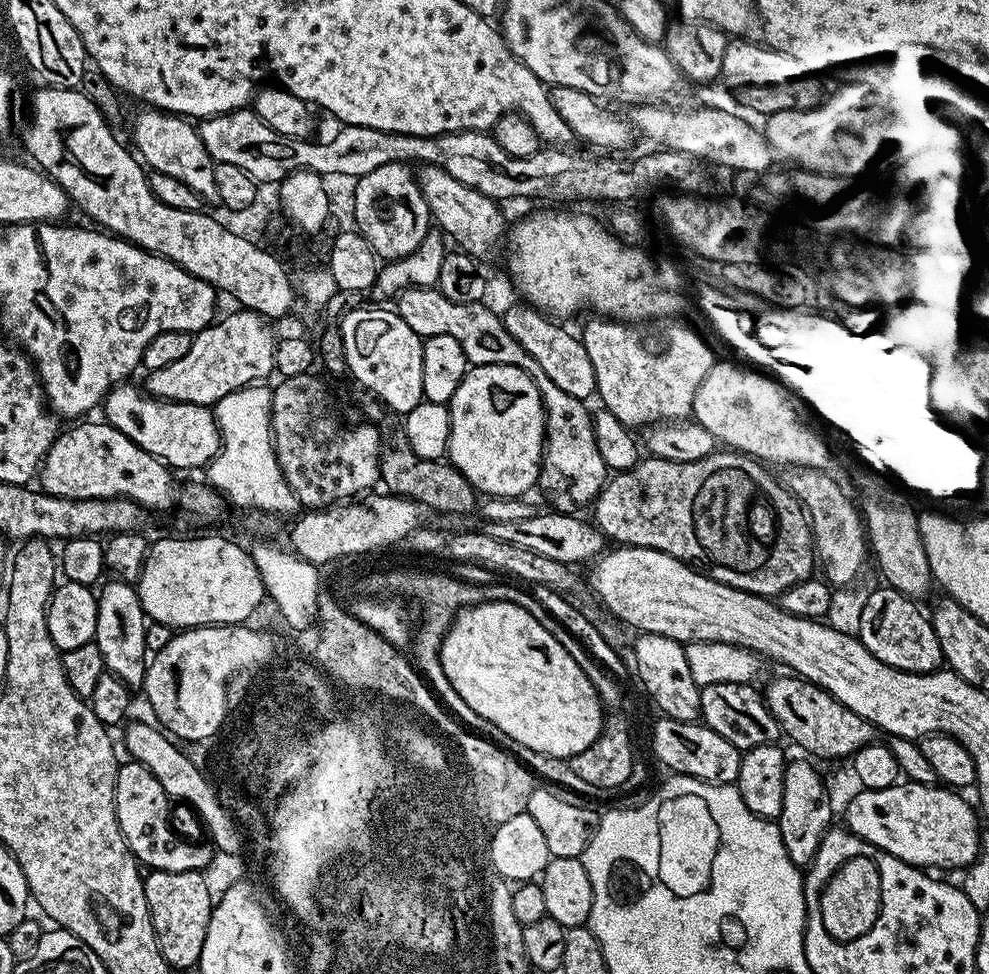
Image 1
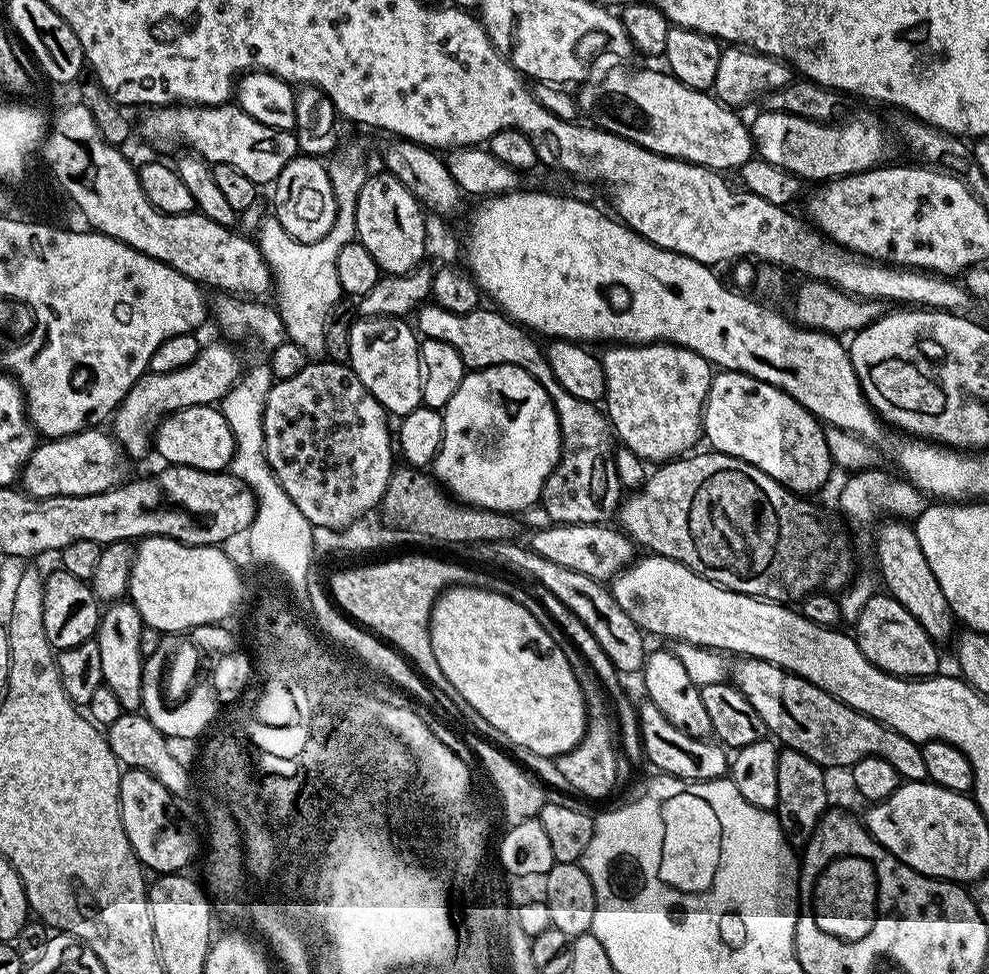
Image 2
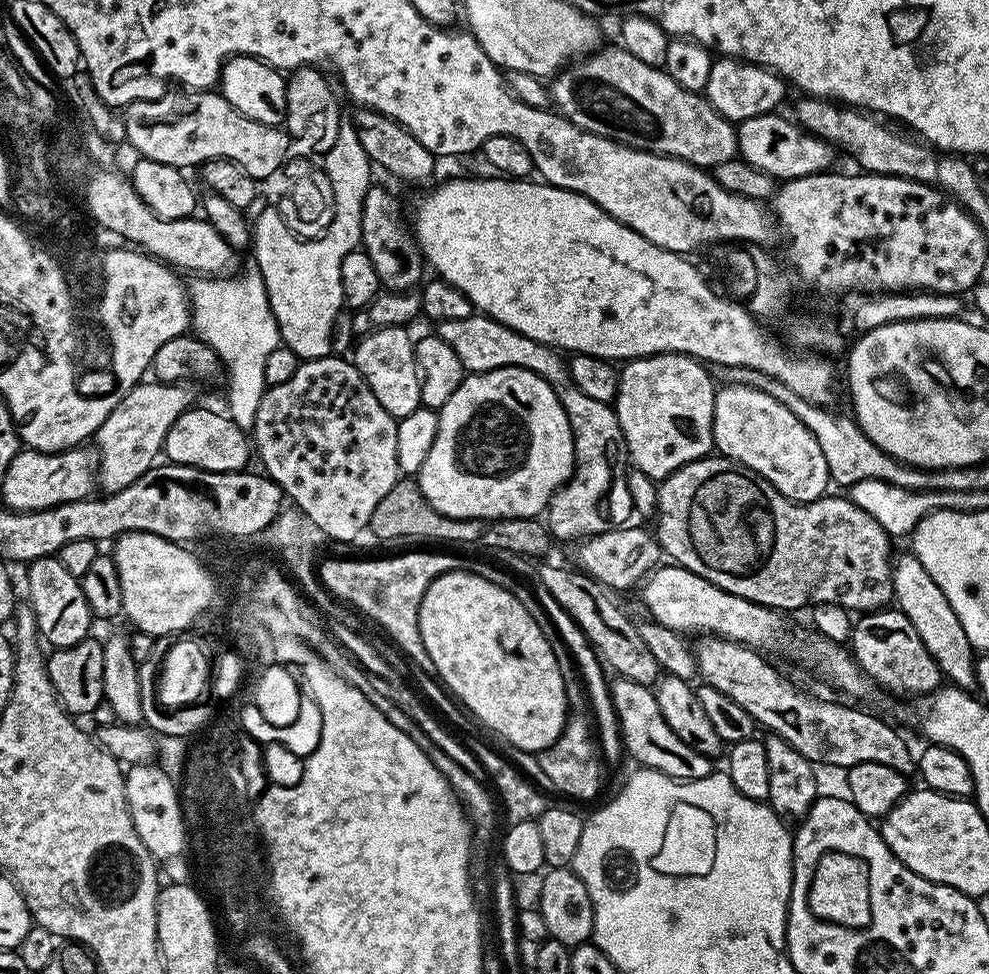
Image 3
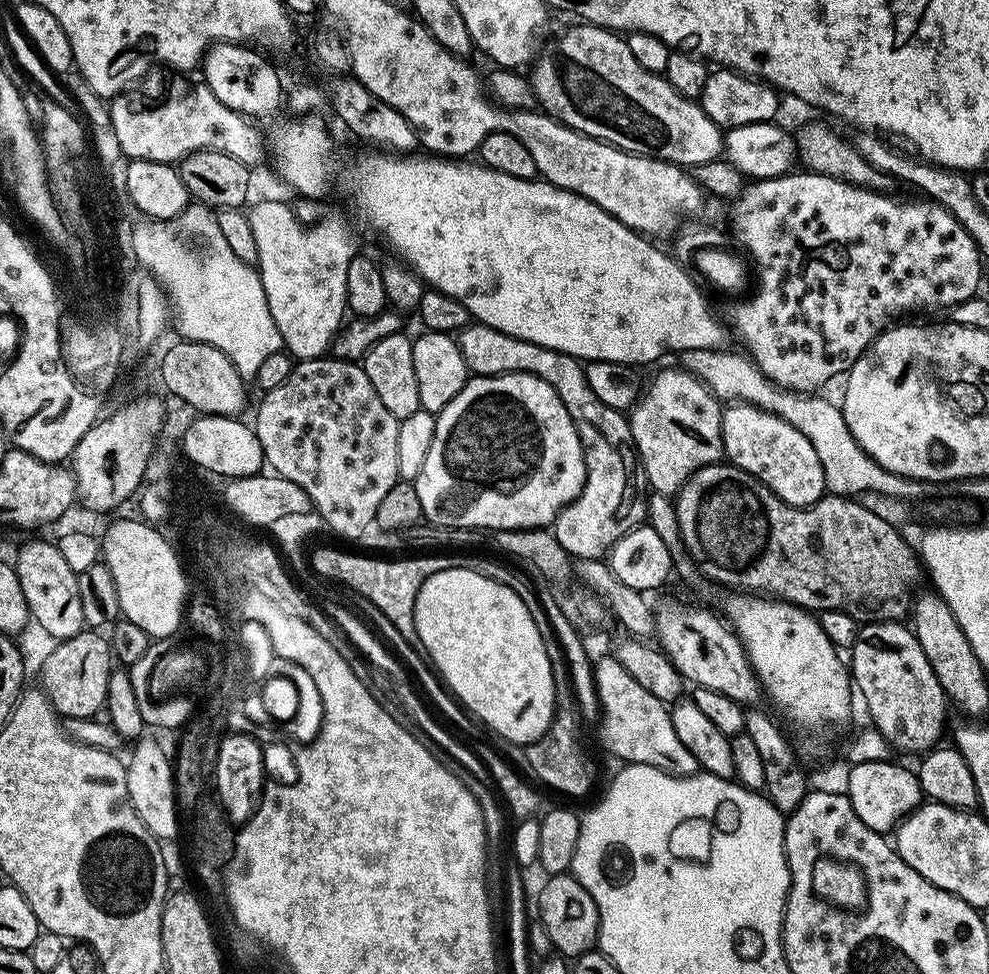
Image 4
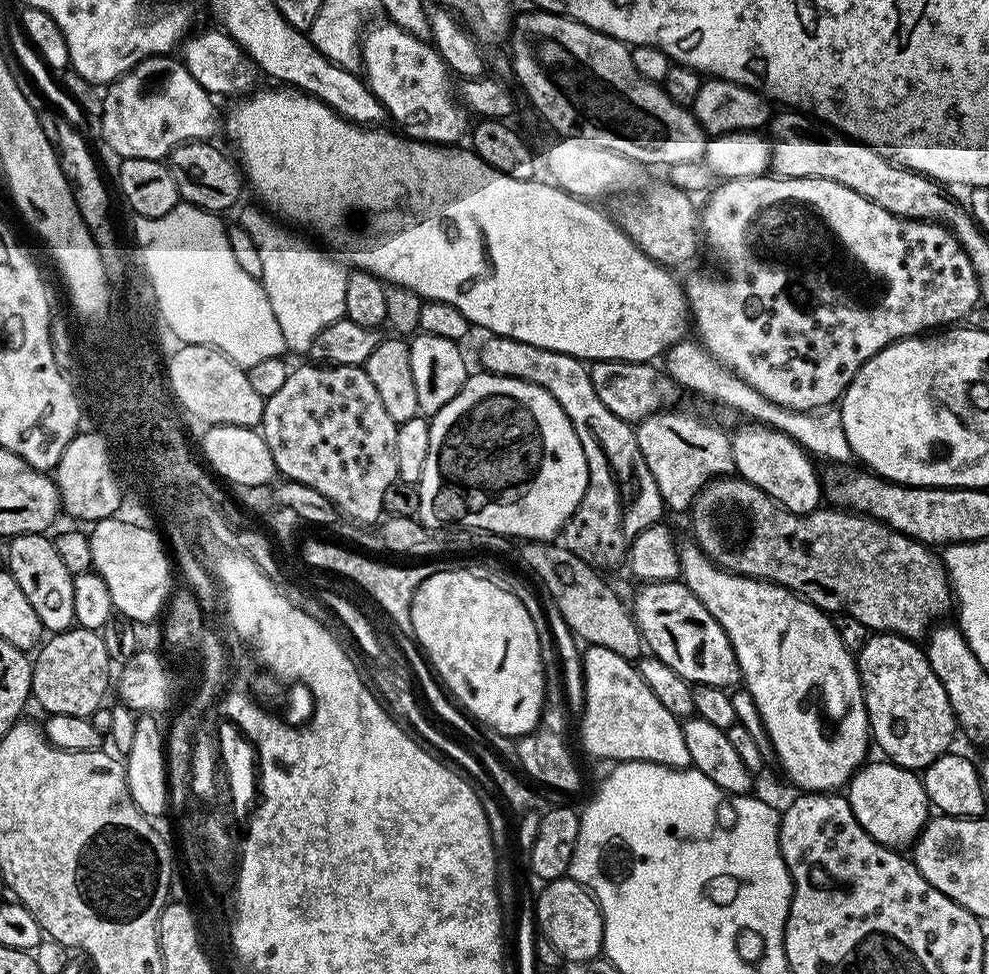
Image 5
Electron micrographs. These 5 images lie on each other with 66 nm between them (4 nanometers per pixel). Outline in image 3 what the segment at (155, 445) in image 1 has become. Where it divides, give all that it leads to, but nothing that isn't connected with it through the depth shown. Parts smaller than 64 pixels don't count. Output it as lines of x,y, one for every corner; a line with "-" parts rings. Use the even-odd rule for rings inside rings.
193,406
188,411
182,413
170,426
170,430
164,439
163,455
174,464
189,464
195,468
201,468
204,472
239,472
245,467
248,460
248,448
250,452
250,440
239,428
237,421
223,411
211,412
208,408

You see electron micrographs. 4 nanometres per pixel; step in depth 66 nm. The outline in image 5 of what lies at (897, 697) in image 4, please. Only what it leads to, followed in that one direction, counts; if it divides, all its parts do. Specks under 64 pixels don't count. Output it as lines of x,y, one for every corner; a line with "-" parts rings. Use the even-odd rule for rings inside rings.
878,632
869,635
868,641
856,656
856,669
864,687
864,701
868,711
868,726
871,739
881,748
883,755
900,768
923,770
953,747
952,735
957,735
956,715
938,682
938,674
930,670
925,649
919,643
895,636
893,632

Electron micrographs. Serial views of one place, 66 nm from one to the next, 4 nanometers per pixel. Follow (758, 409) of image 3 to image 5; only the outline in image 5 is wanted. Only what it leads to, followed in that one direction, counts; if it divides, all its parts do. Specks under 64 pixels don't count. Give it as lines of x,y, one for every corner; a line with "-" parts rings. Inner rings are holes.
744,422
735,433
731,433
734,472
741,480
758,486
770,498
780,503
781,508
801,516
815,512
822,504
822,480
816,477
813,457
797,441
767,424

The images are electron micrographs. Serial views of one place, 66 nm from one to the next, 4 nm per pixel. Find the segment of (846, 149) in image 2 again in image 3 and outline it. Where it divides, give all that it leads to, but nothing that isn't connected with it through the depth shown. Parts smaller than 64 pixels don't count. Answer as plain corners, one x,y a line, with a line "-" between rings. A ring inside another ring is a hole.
779,113
759,115
737,125
737,151
739,157
756,169
771,175
777,181
796,180
829,171
833,167
833,145
807,133
791,119
786,120

